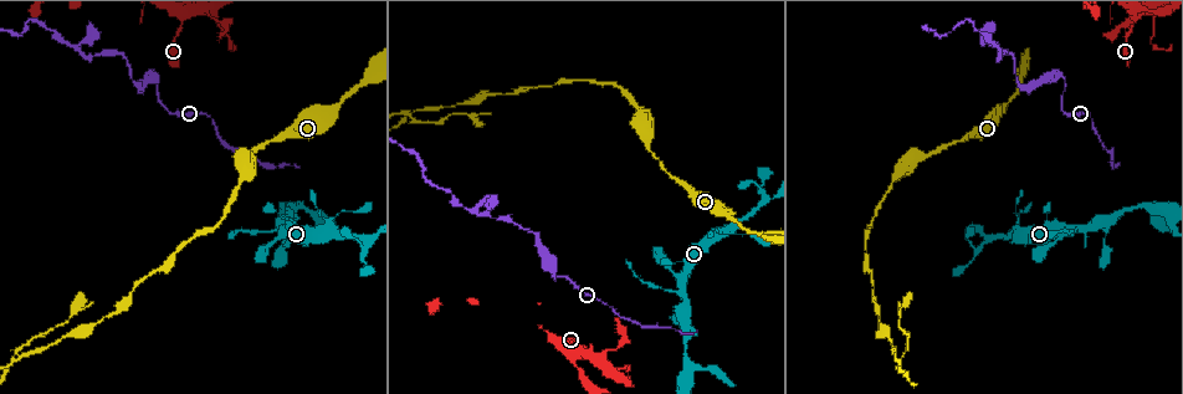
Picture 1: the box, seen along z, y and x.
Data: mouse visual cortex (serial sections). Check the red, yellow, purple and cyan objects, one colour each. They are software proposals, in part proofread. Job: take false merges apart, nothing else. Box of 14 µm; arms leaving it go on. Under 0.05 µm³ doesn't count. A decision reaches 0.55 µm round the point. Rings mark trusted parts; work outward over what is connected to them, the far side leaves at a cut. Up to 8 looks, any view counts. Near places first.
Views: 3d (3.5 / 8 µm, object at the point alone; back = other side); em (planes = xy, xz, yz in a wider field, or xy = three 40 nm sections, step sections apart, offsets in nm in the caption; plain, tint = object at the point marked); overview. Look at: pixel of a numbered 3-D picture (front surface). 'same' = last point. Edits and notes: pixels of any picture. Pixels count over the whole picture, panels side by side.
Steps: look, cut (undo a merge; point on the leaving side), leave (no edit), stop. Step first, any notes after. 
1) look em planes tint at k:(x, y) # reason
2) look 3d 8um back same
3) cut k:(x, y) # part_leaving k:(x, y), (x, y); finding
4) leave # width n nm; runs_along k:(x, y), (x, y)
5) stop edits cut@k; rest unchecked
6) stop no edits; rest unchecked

look 3d 3.5um at 1:(1018, 82) # thin neck

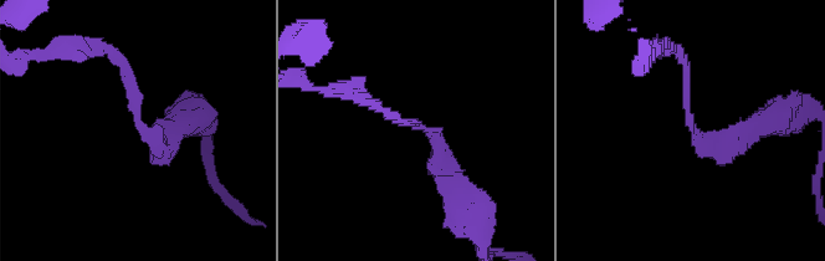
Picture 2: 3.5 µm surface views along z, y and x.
look em xy step 1 tint at 2:(418, 128) # arm_widths 150, 300 nm; now the EM

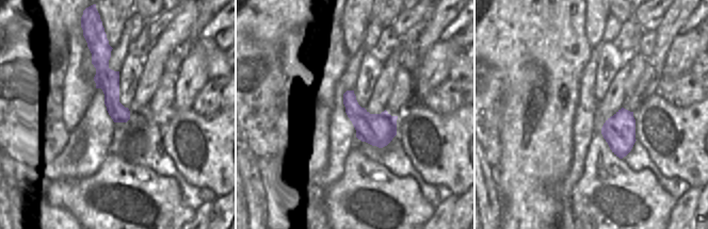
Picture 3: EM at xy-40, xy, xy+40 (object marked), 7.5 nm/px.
leave # runs_along 3:(103, 43), (102, 71), (124, 119); continuous, no second cell

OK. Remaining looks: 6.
look 3d 3.5um back at 1:(473, 210) # three arms meet

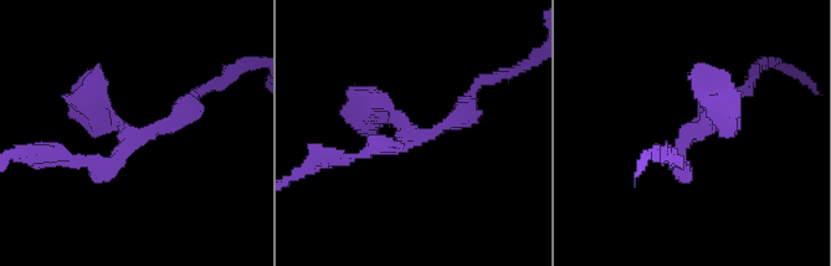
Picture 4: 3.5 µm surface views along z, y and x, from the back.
look em xy step 5 tint at 4:(133, 142) # arms 3; arm_widths 150, 200, 250 nm

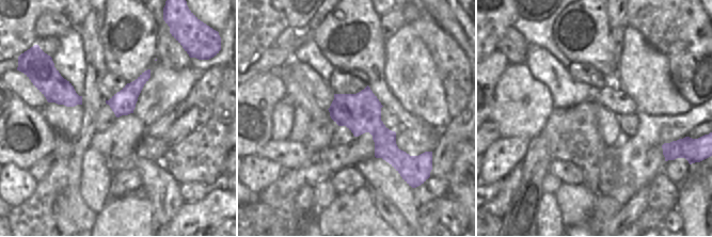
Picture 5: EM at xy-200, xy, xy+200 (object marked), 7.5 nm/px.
leave # runs_along 4:(344, 160), (401, 148), (470, 103); one cell here

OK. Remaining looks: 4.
look 3d 8um back at 1:(1134, 14) # a fork

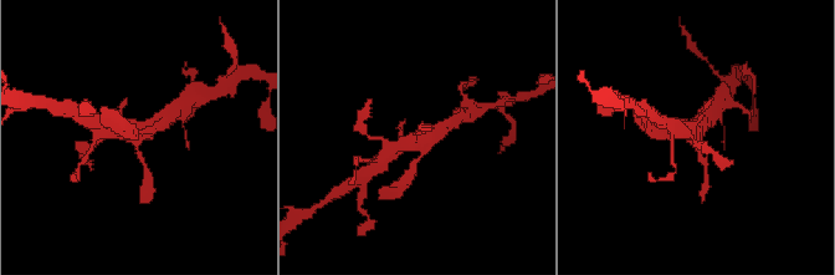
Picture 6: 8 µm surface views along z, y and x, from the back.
look em planes tint at 6:(133, 141) # arms 4; arm_widths 150, 150, 400, 400 nm

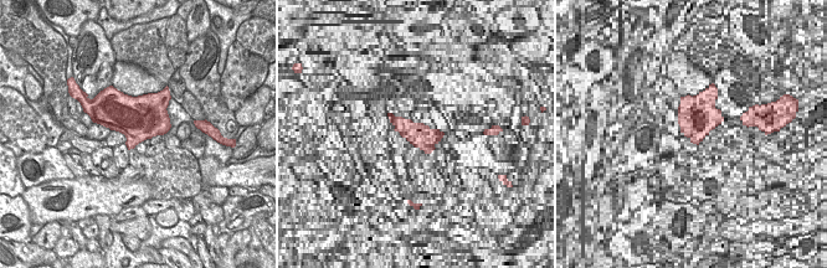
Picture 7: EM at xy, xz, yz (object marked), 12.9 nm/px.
leave # width 600 nm; runs_along 6:(147, 169), (134, 139), (106, 128); one cell here

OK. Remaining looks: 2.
look 3d 3.5um at 1:(18, 358) # arms run side by side

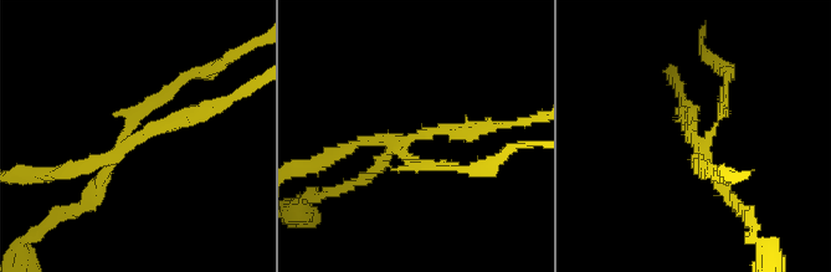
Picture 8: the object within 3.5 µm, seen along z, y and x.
look em planes tint at 8:(410, 138) # arms 4; arm_widths 150, 150, 150, 200 nm; now the EM

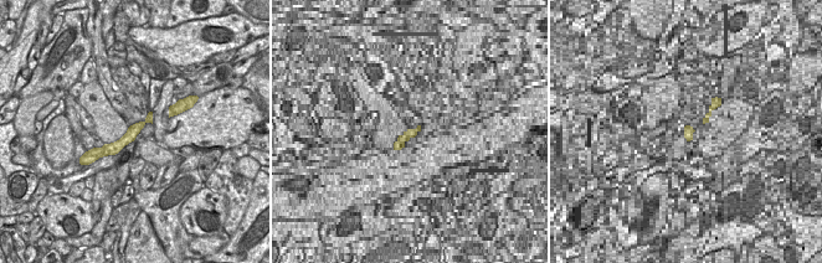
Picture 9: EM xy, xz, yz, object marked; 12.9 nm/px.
cut 8:(419, 165) # part_leaving 8:(404, 147), (420, 167), (488, 167); two cells meet here

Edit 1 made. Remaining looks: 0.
stop edits cut@8; rest unchecked

